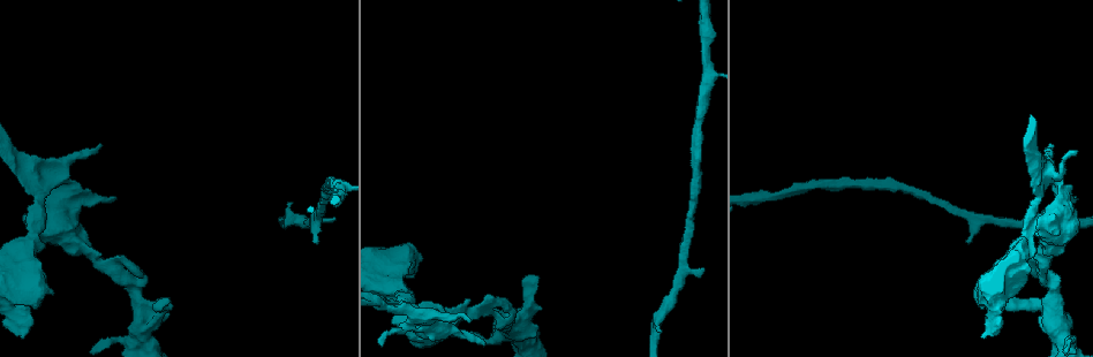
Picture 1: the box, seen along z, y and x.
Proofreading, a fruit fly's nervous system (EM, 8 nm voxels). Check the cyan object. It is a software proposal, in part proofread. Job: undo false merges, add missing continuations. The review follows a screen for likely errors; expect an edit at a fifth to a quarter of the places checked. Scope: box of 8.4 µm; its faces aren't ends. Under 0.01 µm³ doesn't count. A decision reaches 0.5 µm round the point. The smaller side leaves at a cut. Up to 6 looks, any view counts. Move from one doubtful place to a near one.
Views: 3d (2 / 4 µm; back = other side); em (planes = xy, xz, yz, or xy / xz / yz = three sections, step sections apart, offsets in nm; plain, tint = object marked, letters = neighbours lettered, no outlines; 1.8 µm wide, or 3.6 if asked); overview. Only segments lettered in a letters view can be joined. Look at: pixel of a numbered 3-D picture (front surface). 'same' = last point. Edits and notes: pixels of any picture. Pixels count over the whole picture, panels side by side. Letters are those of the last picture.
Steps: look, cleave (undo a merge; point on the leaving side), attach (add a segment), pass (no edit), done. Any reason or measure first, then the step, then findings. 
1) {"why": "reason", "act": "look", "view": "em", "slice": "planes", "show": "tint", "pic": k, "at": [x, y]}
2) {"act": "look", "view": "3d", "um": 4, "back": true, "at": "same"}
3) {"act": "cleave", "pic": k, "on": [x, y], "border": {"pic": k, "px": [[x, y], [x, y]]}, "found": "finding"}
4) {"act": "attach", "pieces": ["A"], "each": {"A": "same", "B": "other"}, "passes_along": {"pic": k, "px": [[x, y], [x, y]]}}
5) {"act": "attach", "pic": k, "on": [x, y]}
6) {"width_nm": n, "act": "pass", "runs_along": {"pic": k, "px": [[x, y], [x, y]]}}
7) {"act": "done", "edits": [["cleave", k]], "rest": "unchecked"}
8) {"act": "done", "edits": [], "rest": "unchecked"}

{"why": "sharp bend", "act": "look", "view": "3d", "um": 4, "pic": 1, "at": [386, 268]}

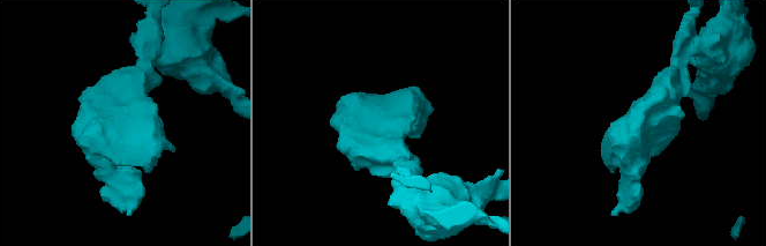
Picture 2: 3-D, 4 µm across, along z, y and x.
{"why": "now the EM", "act": "look", "view": "em", "um": 3.6, "slice": "planes", "show": "tint", "pic": 2, "at": [382, 124]}

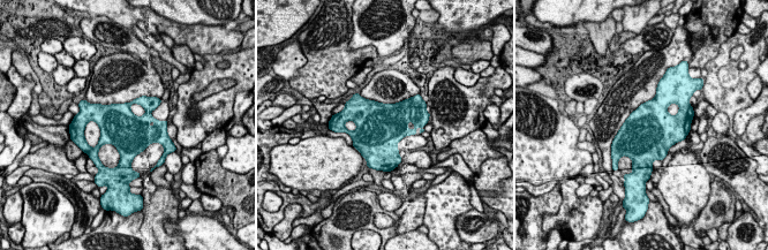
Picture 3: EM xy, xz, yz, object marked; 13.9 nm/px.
{"act": "look", "view": "em", "um": 3.6, "slice": "planes", "show": "letters", "at": "same"}

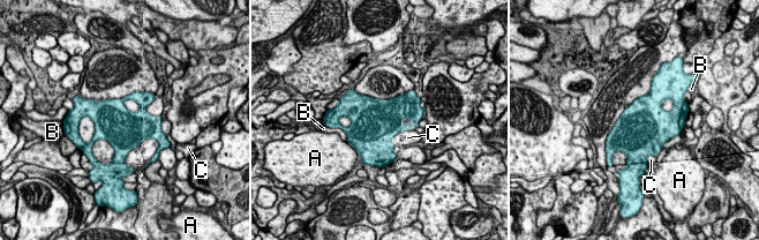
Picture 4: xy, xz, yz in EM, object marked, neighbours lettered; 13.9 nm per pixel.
{"longest_contact_nm": ["C", 260], "act": "pass", "each": {"A": "other", "B": "other", "C": "other"}, "border": {"pic": 4, "px": [[410, 129], [404, 129], [393, 137]]}, "found": "one neuron here"}

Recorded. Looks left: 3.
{"why": "thick turns thin", "act": "look", "view": "3d", "um": 2, "back": true, "pic": 1, "at": [459, 331]}

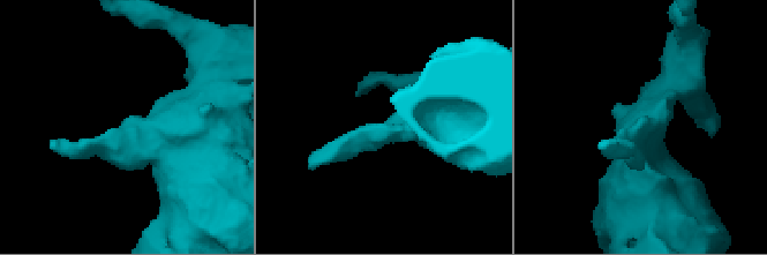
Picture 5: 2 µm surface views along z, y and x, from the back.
{"why": "need the tissue", "act": "look", "view": "em", "slice": "xy", "step": 16, "show": "tint", "pic": 5, "at": [130, 143]}

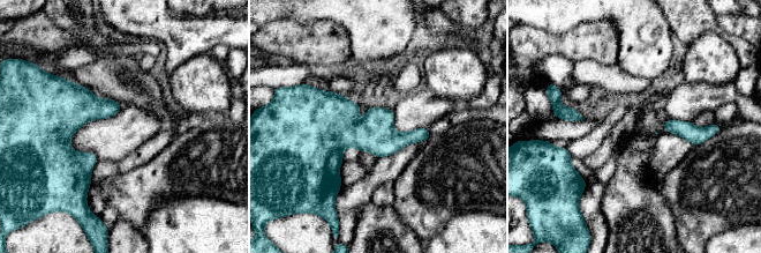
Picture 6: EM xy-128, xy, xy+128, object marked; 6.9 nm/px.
{"why": "see the neighbours", "act": "look", "view": "em", "slice": "xy", "step": 16, "show": "letters", "at": "same"}

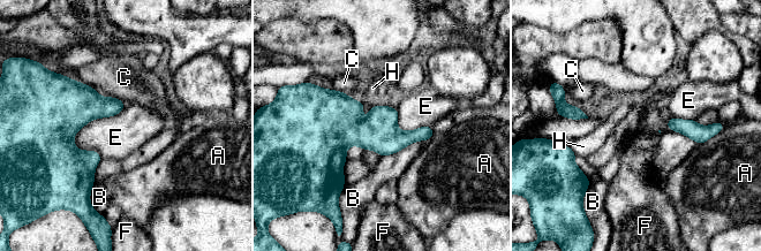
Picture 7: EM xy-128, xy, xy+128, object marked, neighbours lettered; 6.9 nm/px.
{"width_nm": 260, "act": "pass", "each": {"A": "other", "B": "other", "C": "other", "E": "other", "F": "other", "H": "other"}, "runs_along": {"pic": 7, "px": [[74, 84], [67, 151], [89, 183]]}, "found": "continuous, no second neuron"}

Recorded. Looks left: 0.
{"act": "done", "edits": [], "rest": "unchecked"}

